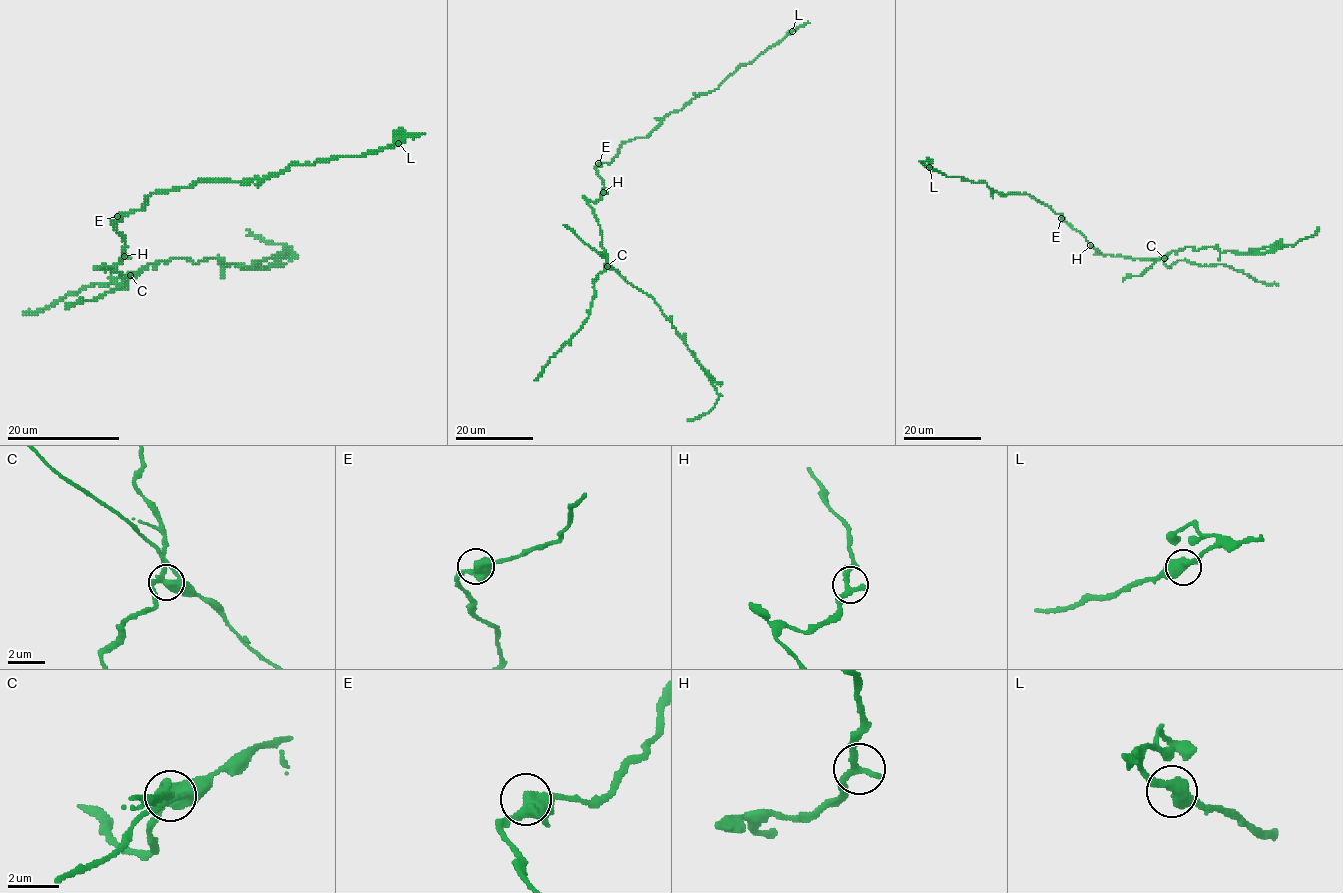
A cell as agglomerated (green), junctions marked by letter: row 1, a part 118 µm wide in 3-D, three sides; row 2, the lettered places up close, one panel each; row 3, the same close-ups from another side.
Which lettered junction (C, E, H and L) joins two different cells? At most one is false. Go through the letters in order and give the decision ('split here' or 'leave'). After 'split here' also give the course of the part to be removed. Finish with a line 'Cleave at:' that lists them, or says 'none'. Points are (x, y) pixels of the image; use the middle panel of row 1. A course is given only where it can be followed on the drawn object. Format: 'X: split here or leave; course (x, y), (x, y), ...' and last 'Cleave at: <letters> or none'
C: split here; course (607, 266), (654, 300), (719, 395), (715, 406), (707, 413), (688, 419)
E: leave
H: leave
L: leave
Cleave at: C

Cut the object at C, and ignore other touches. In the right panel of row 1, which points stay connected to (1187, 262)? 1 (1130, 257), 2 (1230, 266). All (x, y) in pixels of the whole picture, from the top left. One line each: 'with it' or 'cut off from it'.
1: with it
2: with it

